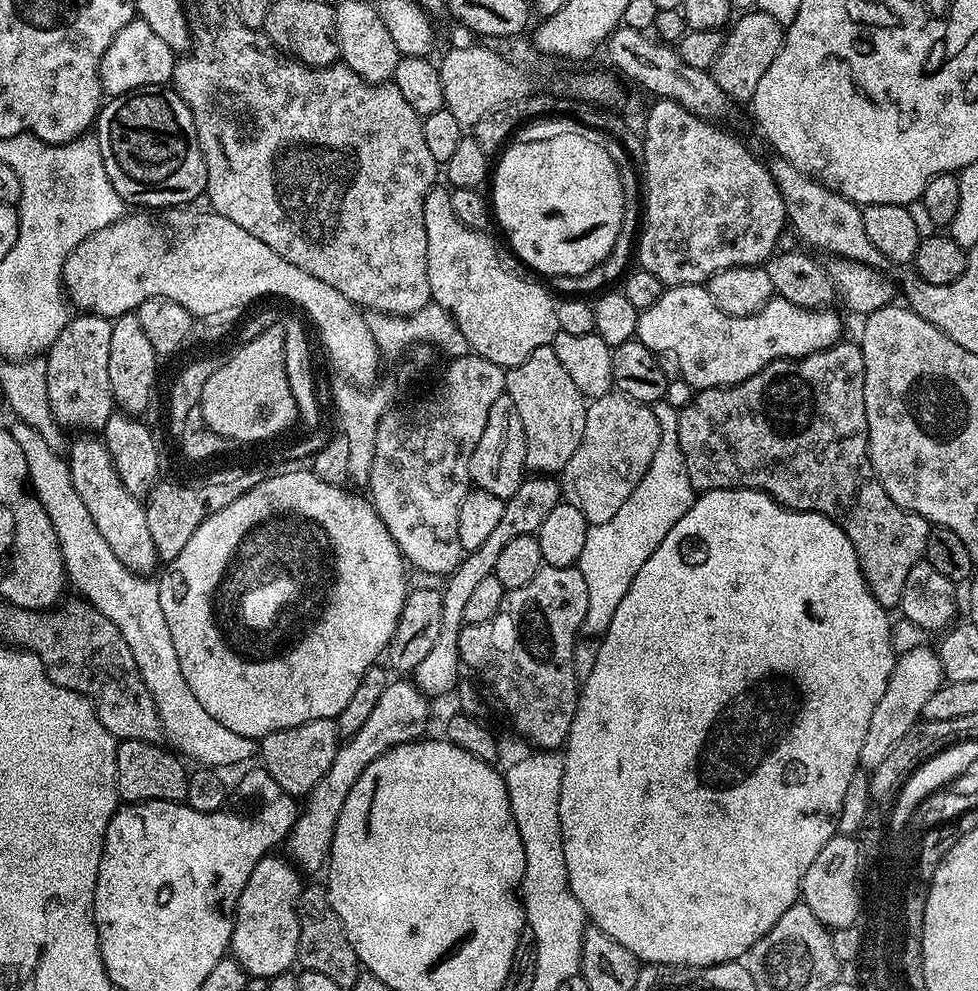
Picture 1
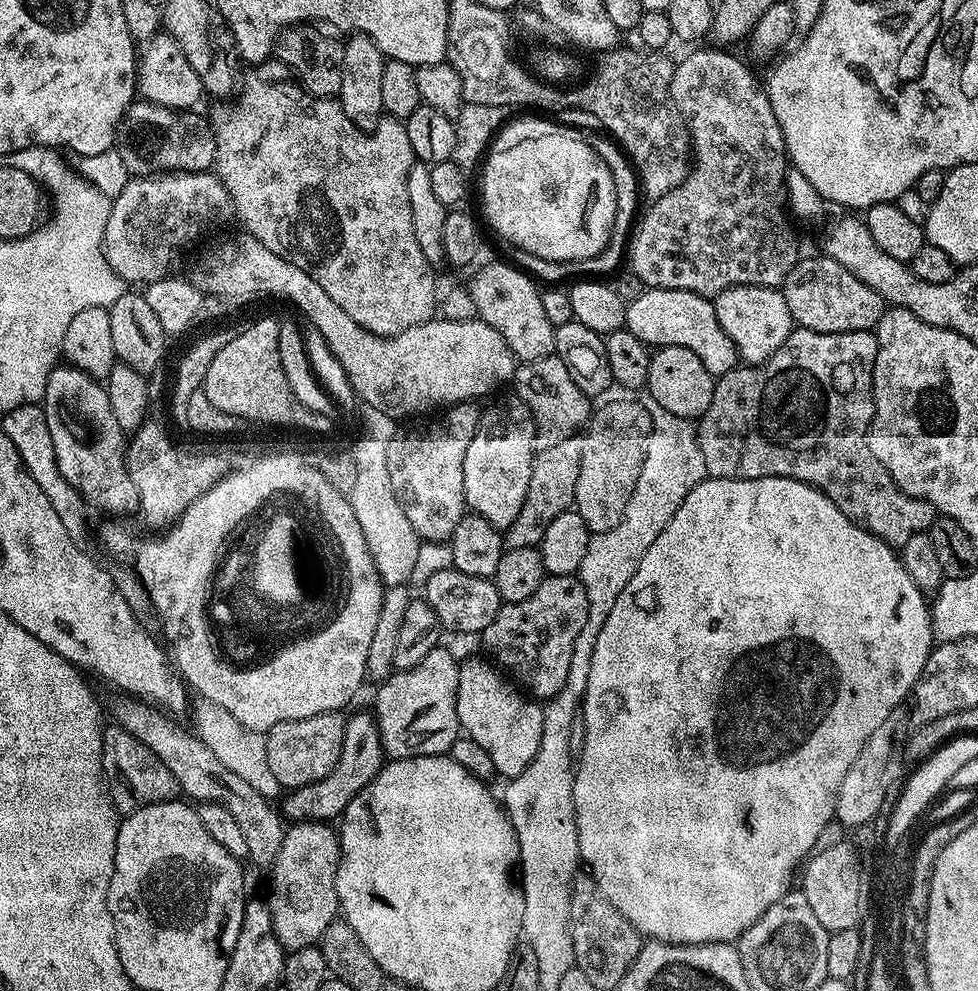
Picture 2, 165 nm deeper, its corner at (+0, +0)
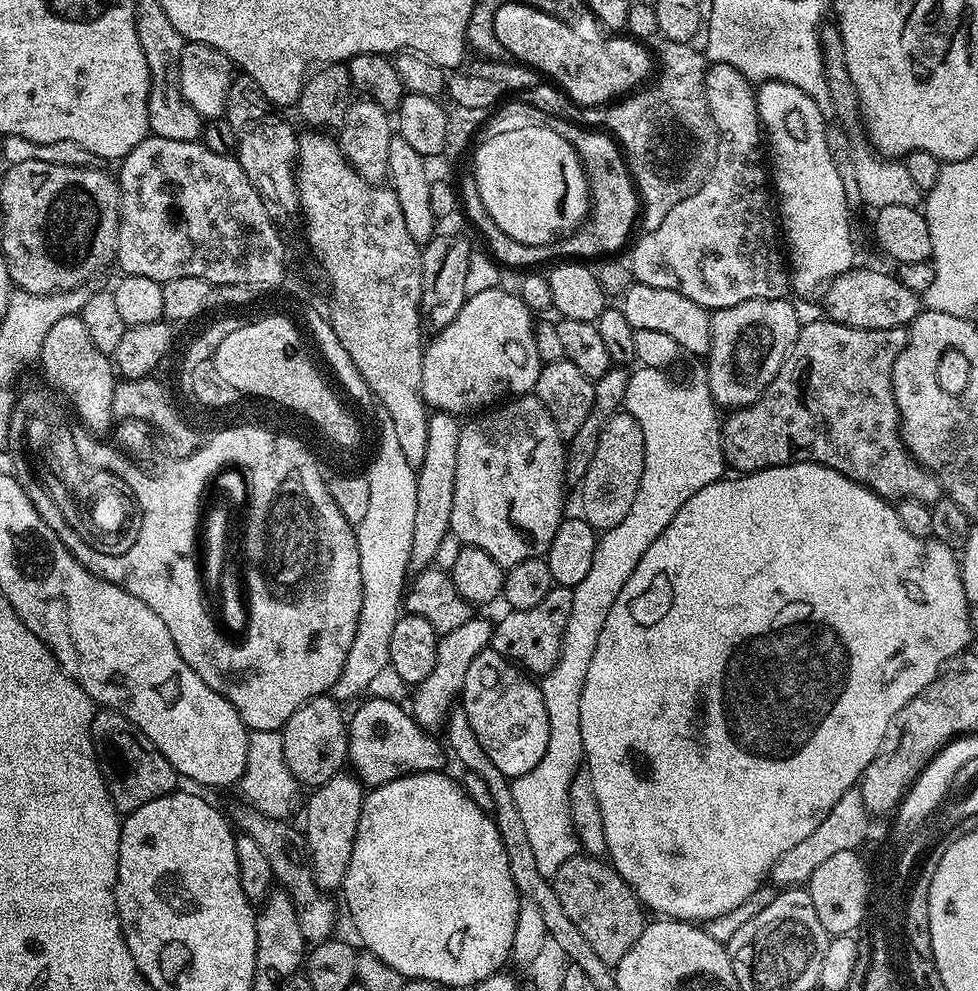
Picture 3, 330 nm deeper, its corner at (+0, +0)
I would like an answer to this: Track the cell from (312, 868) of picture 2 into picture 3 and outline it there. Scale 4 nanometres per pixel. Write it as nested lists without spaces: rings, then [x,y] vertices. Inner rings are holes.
[[[352,774],[330,778],[330,782],[321,784],[309,795],[312,797],[308,800],[308,817],[302,823],[302,831],[308,842],[308,858],[314,865],[316,884],[321,890],[339,889],[344,883],[365,795],[365,785]]]

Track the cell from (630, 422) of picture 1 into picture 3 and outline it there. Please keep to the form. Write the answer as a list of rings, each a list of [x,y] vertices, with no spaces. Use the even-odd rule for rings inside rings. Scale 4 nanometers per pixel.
[[[623,410],[615,412],[602,426],[602,438],[598,438],[598,450],[594,450],[594,458],[590,461],[590,470],[586,470],[583,484],[579,485],[579,515],[584,521],[597,530],[613,528],[630,514],[630,506],[634,503],[634,494],[638,494],[638,482],[642,482],[644,469],[644,443],[642,442],[642,426]]]

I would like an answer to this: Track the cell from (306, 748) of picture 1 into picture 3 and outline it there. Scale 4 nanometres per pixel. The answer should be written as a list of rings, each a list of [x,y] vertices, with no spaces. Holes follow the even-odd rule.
[[[331,695],[316,696],[307,702],[284,723],[282,733],[286,766],[296,783],[308,790],[315,790],[330,778],[341,775],[348,758],[348,725],[346,712]]]

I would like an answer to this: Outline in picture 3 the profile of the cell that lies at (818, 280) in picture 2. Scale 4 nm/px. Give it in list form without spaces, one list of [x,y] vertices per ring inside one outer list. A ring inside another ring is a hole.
[[[854,266],[829,281],[823,296],[827,310],[825,313],[829,319],[856,329],[907,327],[924,308],[921,295],[907,290],[895,275],[859,266]]]

